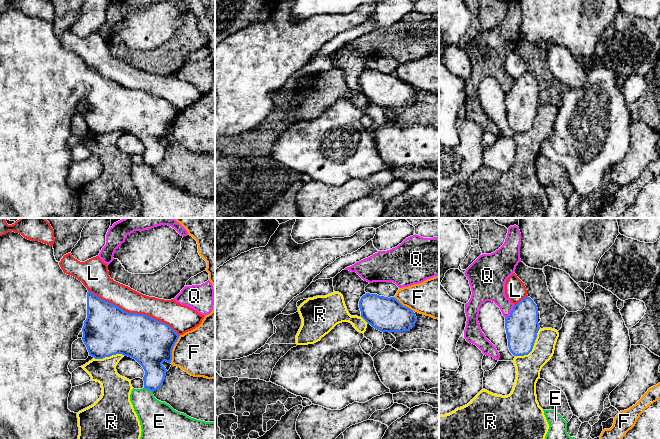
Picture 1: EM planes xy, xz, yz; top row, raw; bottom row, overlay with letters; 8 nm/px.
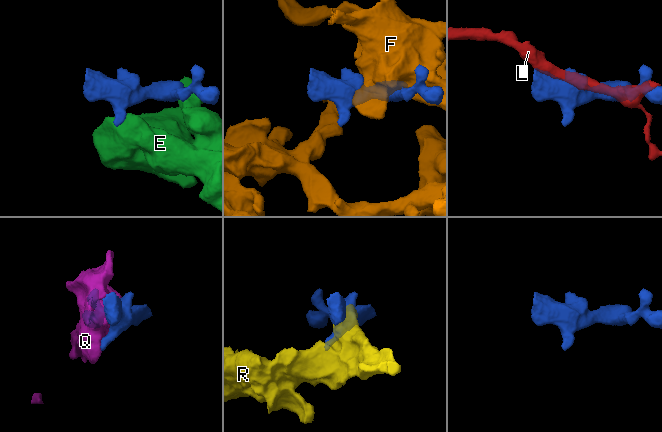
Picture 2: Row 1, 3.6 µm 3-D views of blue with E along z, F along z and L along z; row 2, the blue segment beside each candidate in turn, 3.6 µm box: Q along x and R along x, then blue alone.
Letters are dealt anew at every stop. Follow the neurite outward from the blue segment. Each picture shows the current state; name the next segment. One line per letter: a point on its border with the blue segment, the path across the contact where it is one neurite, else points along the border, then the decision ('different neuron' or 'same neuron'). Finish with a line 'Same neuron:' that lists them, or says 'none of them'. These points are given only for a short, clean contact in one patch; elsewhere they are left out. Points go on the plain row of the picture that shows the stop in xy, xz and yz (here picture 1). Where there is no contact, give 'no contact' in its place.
E: xy (148, 165) | different neuron
F: xy (172, 125) | different neuron
L: xy (134, 89) | different neuron
Q: yz (511, 88) | different neuron
R: yz (532, 123) | different neuron
Same neuron: none of them

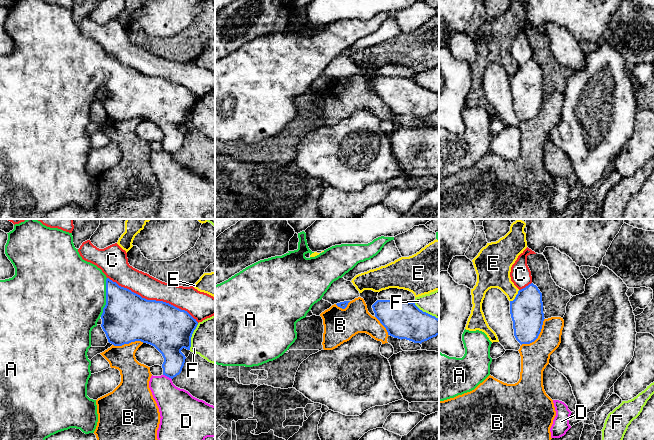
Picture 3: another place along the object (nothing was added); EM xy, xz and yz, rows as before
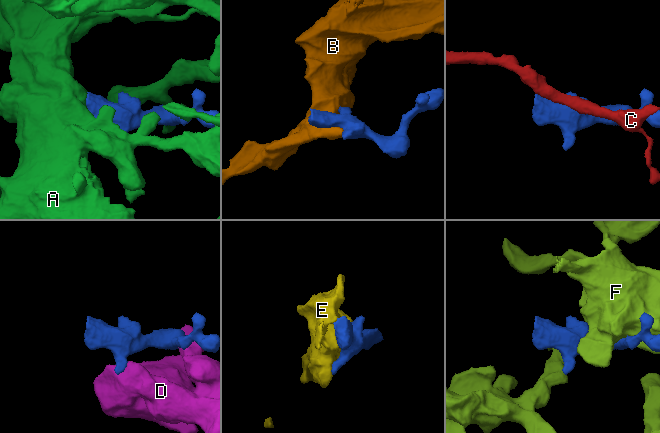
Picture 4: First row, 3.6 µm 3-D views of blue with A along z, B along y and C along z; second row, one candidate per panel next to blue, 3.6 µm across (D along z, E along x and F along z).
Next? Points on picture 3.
A: xy (106, 73) | same neuron
B: yz (538, 111) | different neuron
C: xy (153, 76) | different neuron
D: xy (167, 152) | different neuron
E: yz (516, 72) | different neuron
F: xy (191, 112) | different neuron
Same neuron: A

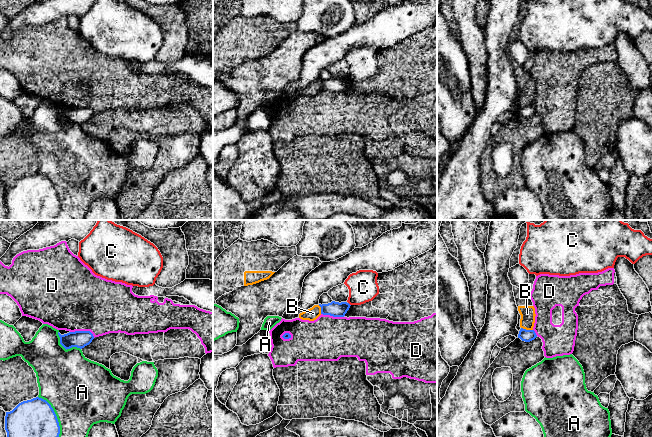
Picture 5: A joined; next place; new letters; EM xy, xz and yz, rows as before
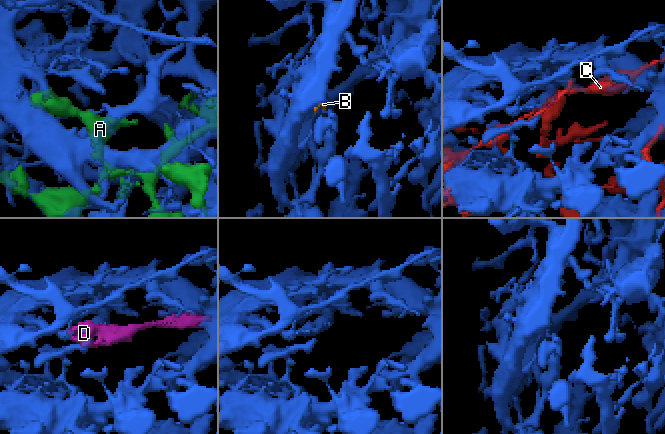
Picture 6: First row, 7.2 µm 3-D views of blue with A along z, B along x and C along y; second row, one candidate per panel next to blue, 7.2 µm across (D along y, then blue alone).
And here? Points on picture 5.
A: xy (56, 194) | different neuron
B: yz (527, 106) | same neuron
C: xz (349, 80) | different neuron
D: xy (83, 107) | different neuron
Same neuron: B

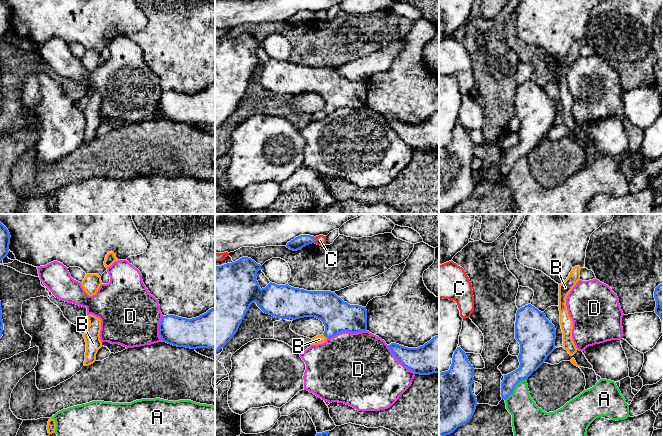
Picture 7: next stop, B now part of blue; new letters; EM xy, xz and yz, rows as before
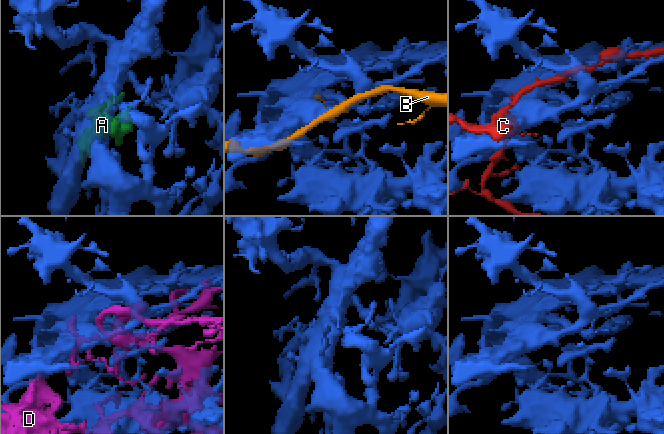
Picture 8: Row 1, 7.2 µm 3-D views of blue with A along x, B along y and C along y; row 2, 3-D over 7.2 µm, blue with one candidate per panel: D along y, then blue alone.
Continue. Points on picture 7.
A: yz (514, 163) | different neuron
B: xz (325, 112) | different neuron
C: xz (314, 16) | different neuron
D: xz (346, 106) | different neuron
Same neuron: none of them

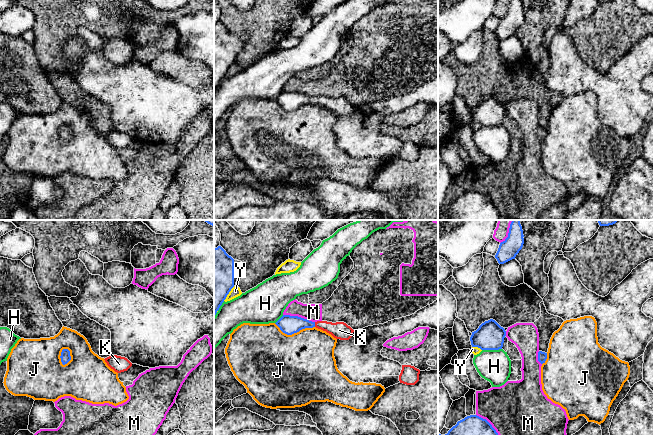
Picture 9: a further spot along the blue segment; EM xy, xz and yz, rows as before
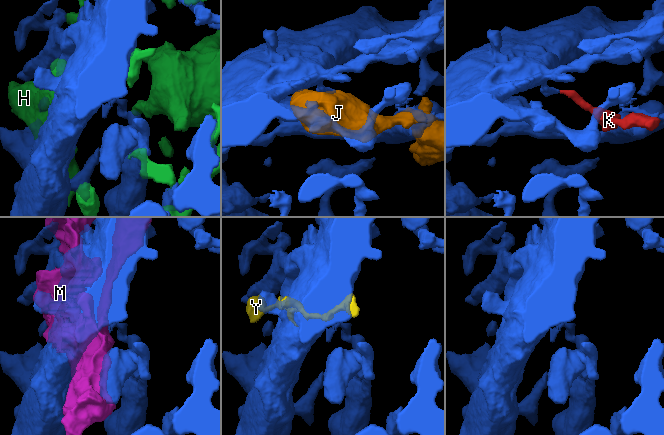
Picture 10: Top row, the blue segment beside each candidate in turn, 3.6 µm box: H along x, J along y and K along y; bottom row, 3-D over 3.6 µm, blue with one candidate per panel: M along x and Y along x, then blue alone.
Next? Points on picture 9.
H: yz (491, 125) | different neuron
J: xz (294, 108) | different neuron
K: xz (314, 100) | across xz (289, 101), (314, 100), (321, 100), (339, 106) | same neuron
M: yz (492, 203) | different neuron
Y: yz (477, 122) | different neuron
Same neuron: K

